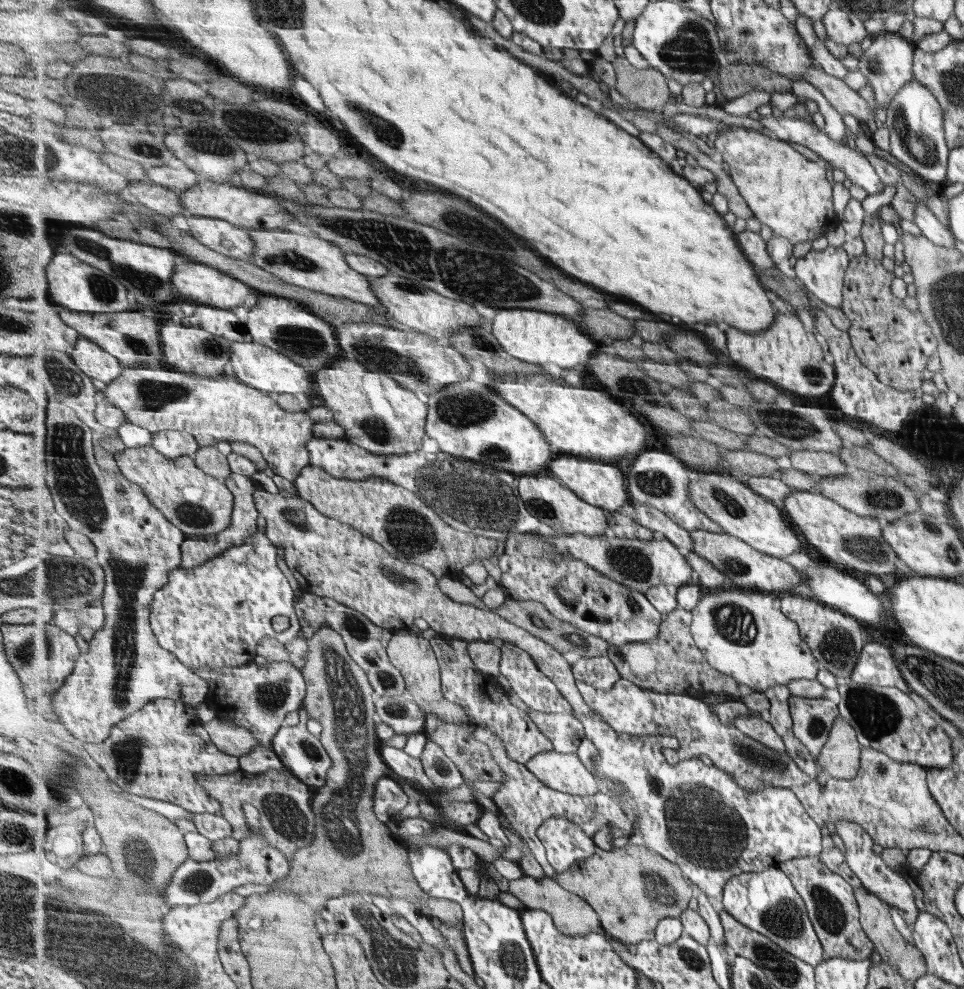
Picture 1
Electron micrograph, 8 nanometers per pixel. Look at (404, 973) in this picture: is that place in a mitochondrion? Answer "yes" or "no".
yes

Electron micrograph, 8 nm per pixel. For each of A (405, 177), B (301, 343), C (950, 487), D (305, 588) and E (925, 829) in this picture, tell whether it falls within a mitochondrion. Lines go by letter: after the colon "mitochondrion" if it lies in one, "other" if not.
A: other
B: mitochondrion
C: other
D: other
E: mitochondrion

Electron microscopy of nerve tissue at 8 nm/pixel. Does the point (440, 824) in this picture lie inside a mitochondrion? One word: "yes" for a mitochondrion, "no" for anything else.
no

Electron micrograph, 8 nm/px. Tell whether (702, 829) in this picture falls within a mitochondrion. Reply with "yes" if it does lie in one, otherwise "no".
yes

